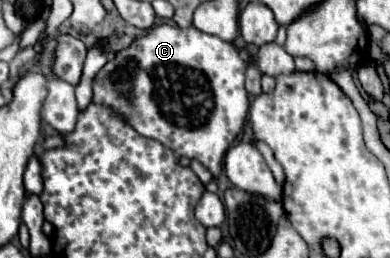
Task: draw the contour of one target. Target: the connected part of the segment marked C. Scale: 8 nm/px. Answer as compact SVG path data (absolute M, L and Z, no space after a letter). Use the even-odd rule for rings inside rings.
M162 23L136 37L130 47L118 51L116 57L96 73L92 81L92 103L112 109L142 137L160 141L176 155L200 161L216 181L222 171L226 151L232 147L246 121L250 101L244 89L244 73L246 63L232 43L222 41L216 35L202 33L194 27L182 29L178 25Z

